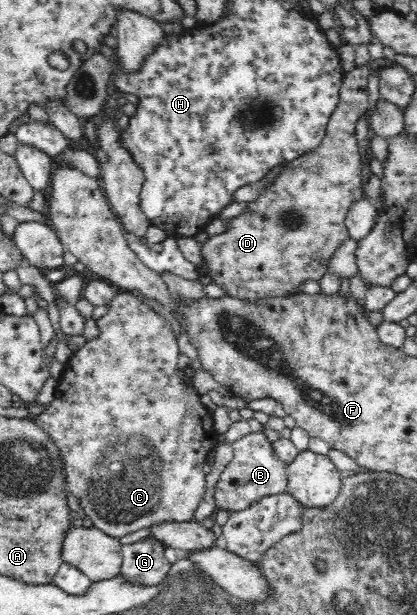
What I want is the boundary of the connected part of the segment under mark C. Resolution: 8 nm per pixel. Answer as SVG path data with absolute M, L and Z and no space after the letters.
M116 292L109 302L108 312L96 320L100 333L96 339L86 341L84 346L75 351L66 363L61 376L57 379L54 400L39 415L32 418L33 422L45 430L61 452L64 462L66 488L68 492L79 498L81 514L92 520L95 528L115 538L123 538L131 532L141 528L159 524L159 522L187 522L193 520L194 512L200 506L206 492L206 475L203 465L208 463L209 457L218 444L219 433L214 431L212 406L207 400L201 399L195 387L185 384L178 375L177 359L180 354L178 340L173 333L171 323L161 314L155 312L134 293Z

